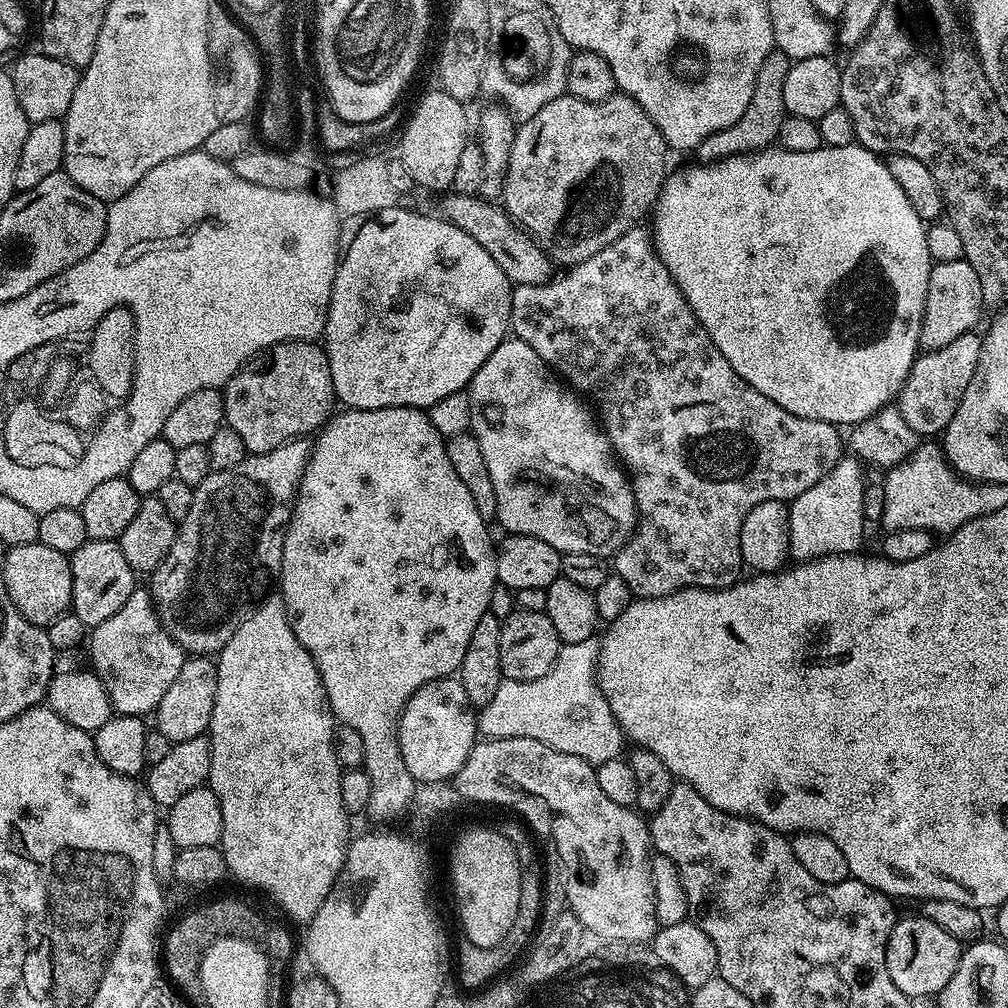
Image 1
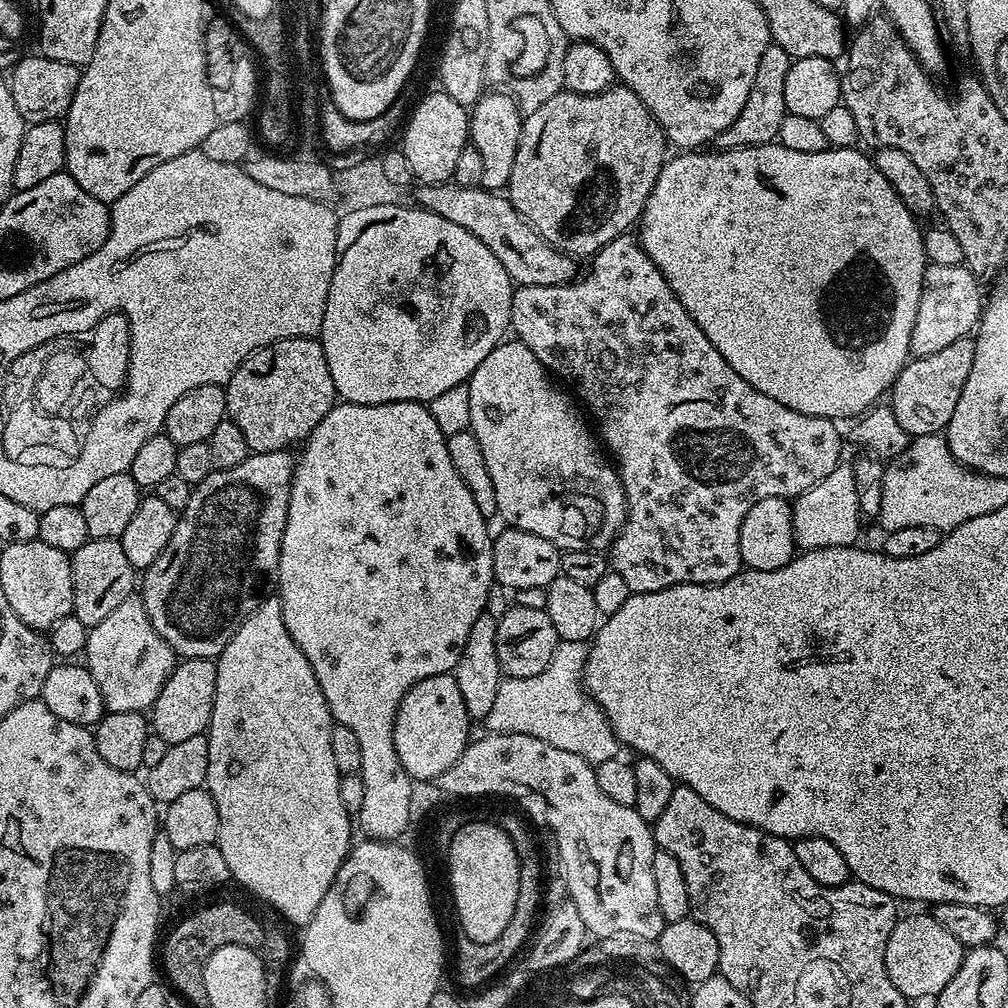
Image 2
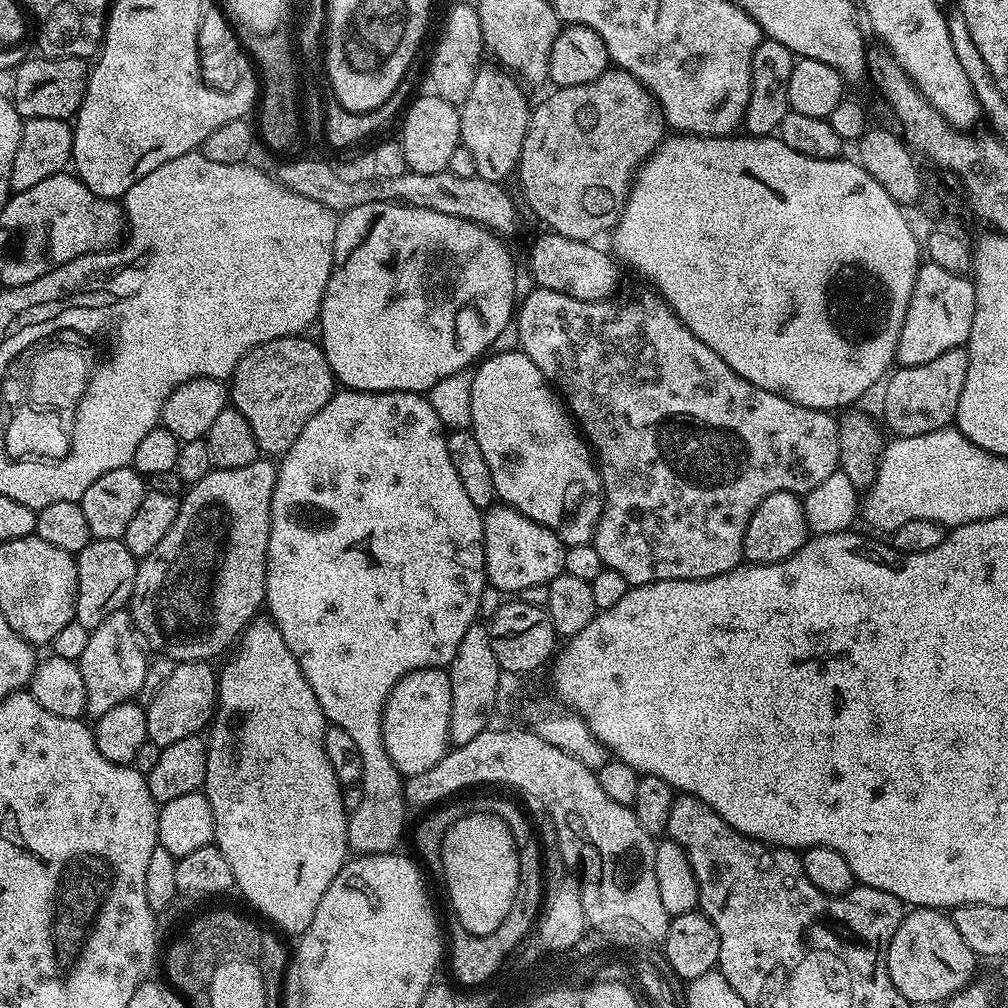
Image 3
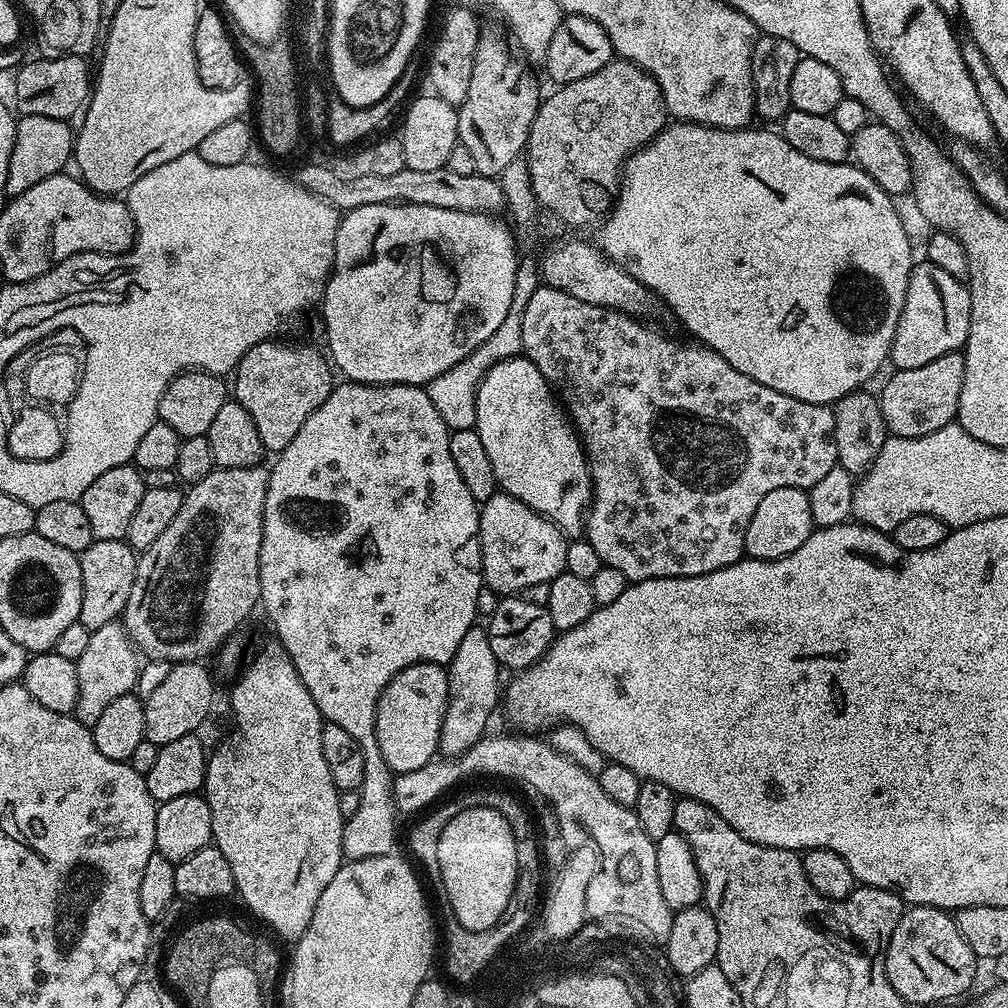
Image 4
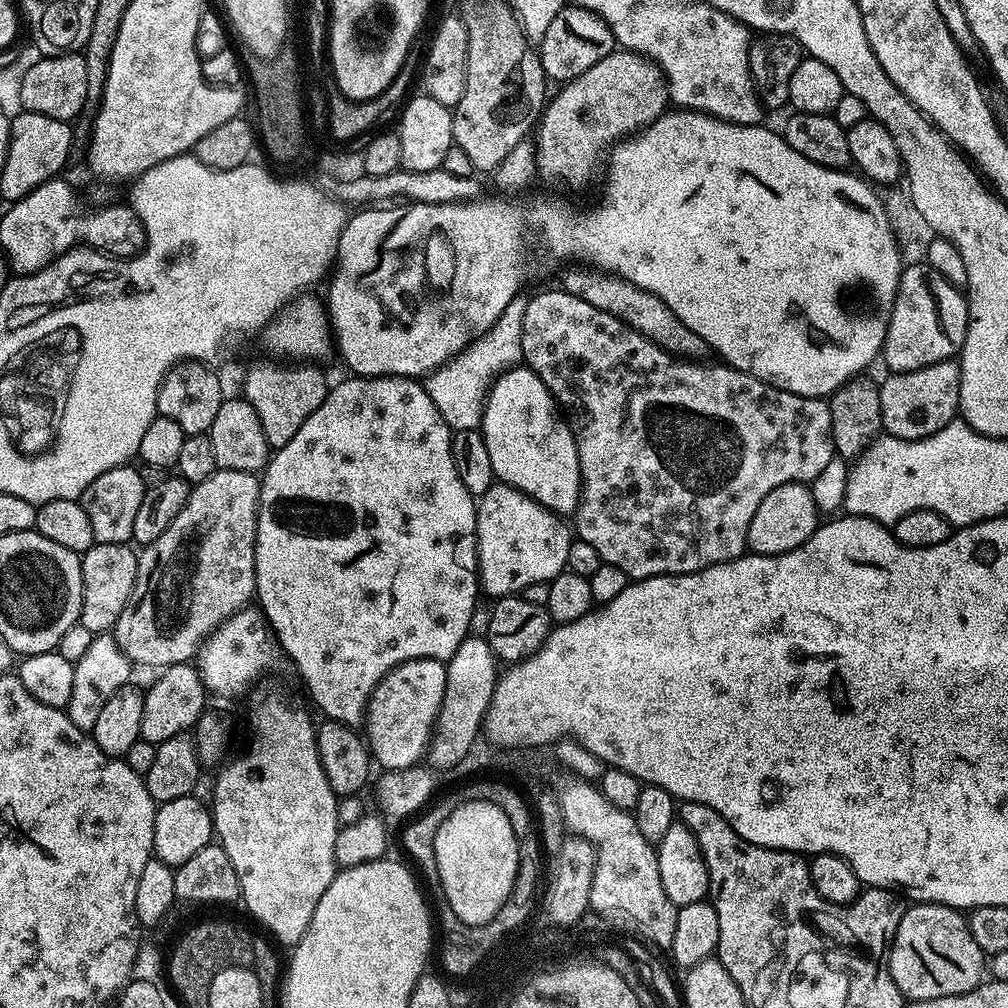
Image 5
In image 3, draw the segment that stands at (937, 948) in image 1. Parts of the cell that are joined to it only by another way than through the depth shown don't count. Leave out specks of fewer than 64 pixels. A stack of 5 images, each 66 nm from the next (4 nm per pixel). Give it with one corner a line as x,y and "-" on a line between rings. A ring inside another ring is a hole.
916,908
909,911
898,926
898,930
894,930
894,938
888,947
890,978
896,989
913,1005
936,1004
939,1000
947,1001
954,991
960,990
973,979
971,976
976,964
978,958
972,953
970,946
966,946
962,934
958,934
951,915
935,908

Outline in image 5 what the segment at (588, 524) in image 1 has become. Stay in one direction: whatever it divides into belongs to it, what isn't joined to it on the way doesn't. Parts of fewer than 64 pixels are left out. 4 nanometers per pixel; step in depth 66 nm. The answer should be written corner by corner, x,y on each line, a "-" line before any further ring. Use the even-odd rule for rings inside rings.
517,366
504,372
488,392
478,431
484,435
492,474
499,483
517,488
522,494
538,501
543,508
557,514
575,513
576,503
580,501
580,467
574,434
568,429
568,421
538,374
526,366

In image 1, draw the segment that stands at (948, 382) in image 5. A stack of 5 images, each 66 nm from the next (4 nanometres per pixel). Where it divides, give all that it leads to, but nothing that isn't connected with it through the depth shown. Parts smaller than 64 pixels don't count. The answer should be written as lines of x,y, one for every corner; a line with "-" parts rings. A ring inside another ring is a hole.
975,331
962,334
962,338
954,338
950,346
942,346
917,355
912,363
910,374
902,386
898,397
899,412
911,430
920,438
932,438
943,433
945,426
954,418
954,410
958,410
958,402
962,402
962,394
966,394
966,386
970,386
970,378
974,378
974,370
978,370
981,337

